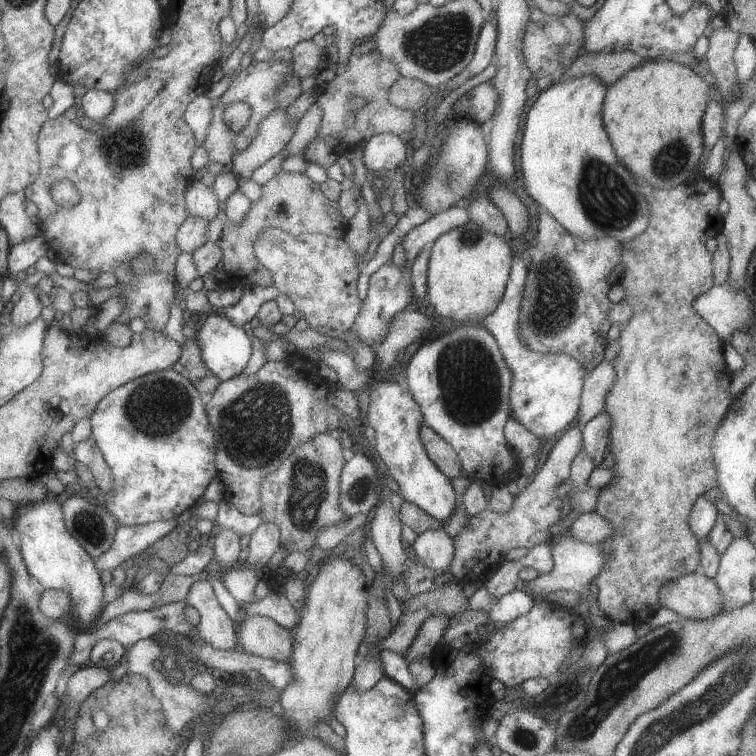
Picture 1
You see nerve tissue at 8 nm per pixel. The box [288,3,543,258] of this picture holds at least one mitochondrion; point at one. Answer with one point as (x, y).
(437, 44)

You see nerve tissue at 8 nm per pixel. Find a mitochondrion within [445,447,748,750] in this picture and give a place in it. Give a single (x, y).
(620, 680)

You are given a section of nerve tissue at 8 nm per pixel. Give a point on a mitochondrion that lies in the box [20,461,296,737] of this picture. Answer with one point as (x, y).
(90, 526)

